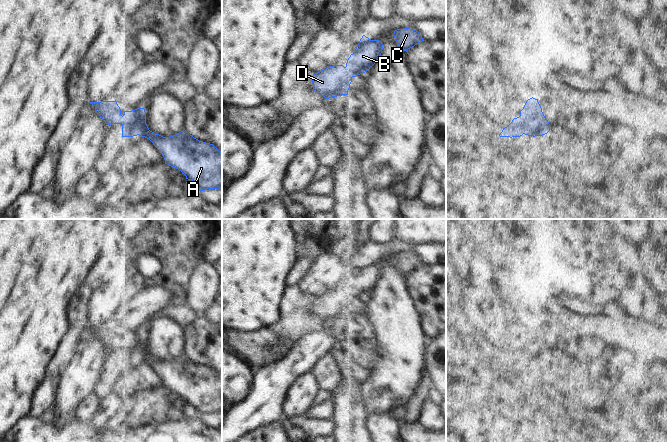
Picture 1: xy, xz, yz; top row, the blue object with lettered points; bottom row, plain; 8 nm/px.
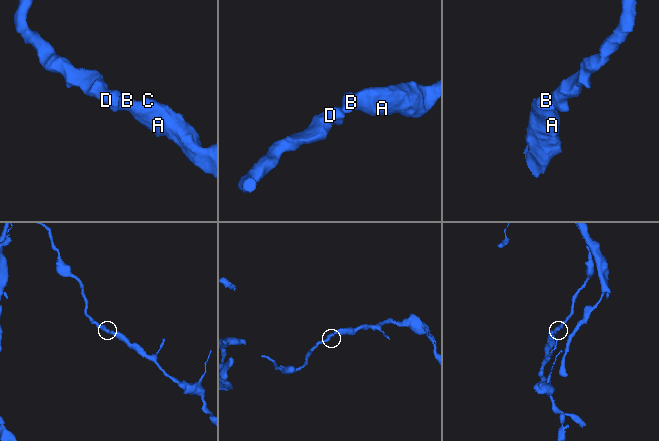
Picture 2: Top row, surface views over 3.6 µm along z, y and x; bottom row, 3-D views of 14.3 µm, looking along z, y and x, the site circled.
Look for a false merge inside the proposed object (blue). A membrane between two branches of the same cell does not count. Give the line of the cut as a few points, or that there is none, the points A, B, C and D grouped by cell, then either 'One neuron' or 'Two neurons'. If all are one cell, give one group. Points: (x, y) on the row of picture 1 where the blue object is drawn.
No split. Groups: A B C D. One neuron.

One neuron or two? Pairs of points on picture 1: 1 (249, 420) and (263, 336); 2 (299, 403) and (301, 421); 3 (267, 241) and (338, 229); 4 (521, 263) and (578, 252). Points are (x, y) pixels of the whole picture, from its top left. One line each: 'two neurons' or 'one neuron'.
1: two neurons
2: two neurons
3: two neurons
4: one neuron

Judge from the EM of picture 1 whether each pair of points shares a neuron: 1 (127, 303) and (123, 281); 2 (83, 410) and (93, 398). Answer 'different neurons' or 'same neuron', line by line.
1: different neurons
2: same neuron

